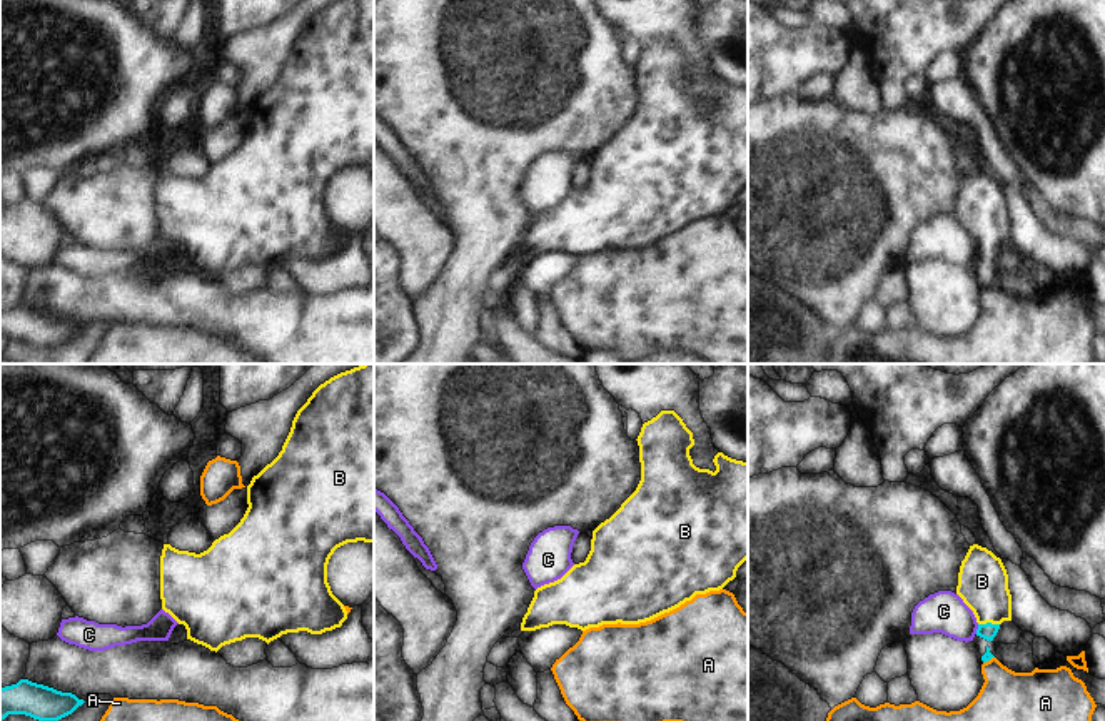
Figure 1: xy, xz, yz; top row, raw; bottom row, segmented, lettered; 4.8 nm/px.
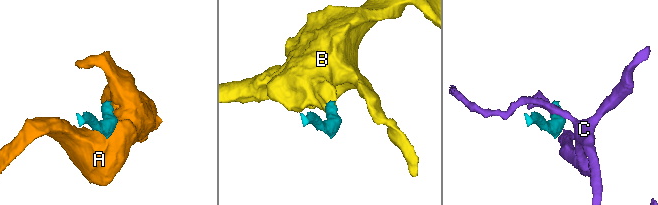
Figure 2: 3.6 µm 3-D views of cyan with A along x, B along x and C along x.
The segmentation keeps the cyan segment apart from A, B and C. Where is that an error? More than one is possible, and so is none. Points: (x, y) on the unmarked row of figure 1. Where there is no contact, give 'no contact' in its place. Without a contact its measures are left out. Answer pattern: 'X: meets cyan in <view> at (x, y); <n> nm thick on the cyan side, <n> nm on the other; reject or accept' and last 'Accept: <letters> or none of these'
A: meets cyan in yz at (988, 286); 50 nm thick on the cyan side, 340 nm on the other; reject
B: meets cyan in yz at (988, 249); 80 nm thick on the cyan side, 240 nm on the other; accept
C: meets cyan in yz at (977, 256); 80 nm thick on the cyan side, 200 nm on the other; reject
Accept: B

